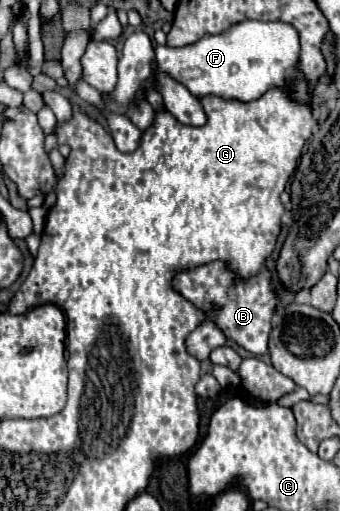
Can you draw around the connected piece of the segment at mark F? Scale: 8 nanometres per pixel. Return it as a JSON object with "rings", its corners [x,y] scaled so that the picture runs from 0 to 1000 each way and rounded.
{"rings":[[[715,41],[685,49],[674,61],[650,68],[603,68],[574,88],[544,88],[526,96],[503,96],[491,88],[462,88],[453,96],[456,119],[474,139],[497,143],[515,159],[538,162],[574,190],[603,186],[650,186],[662,194],[744,198],[762,194],[803,166],[838,166],[838,155],[856,155],[856,178],[874,198],[903,194],[903,159],[885,139],[868,135],[879,112],[879,68],[874,61],[826,41]]]}

